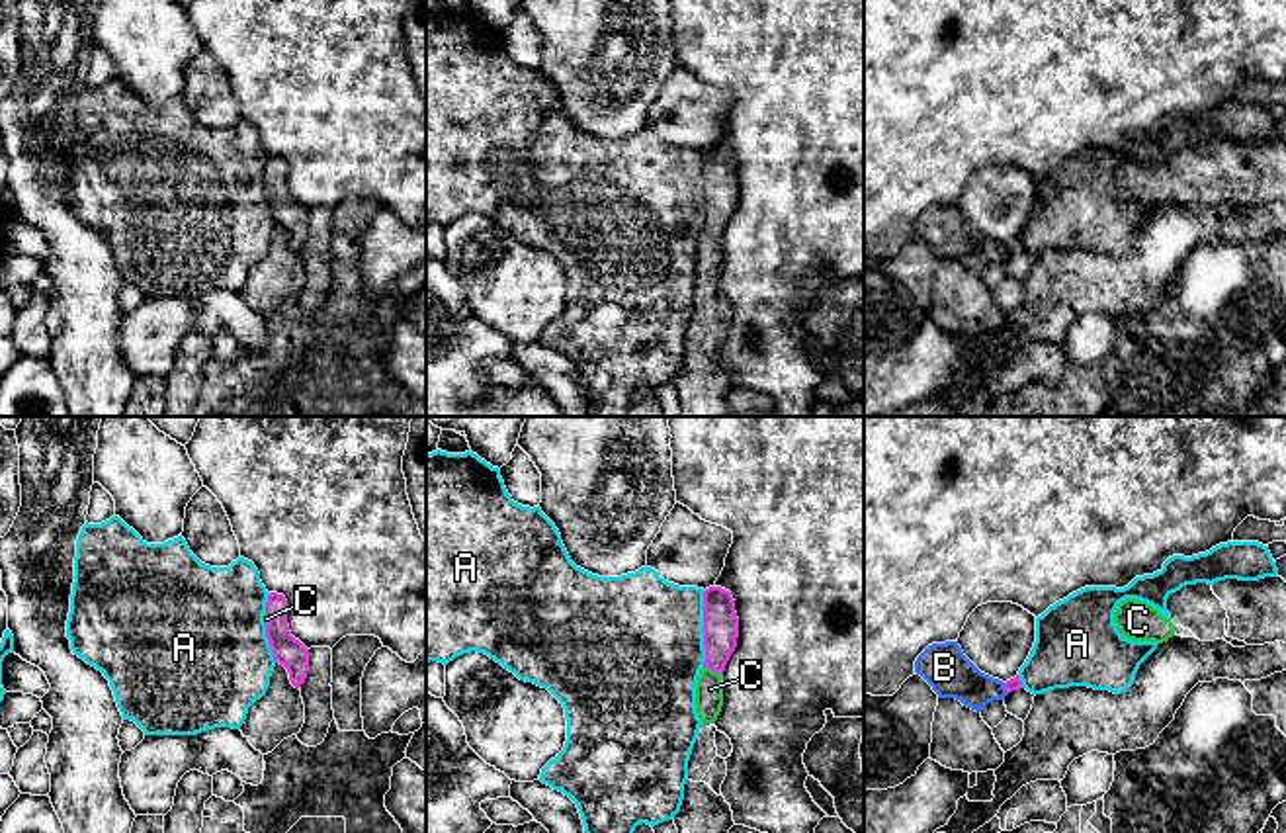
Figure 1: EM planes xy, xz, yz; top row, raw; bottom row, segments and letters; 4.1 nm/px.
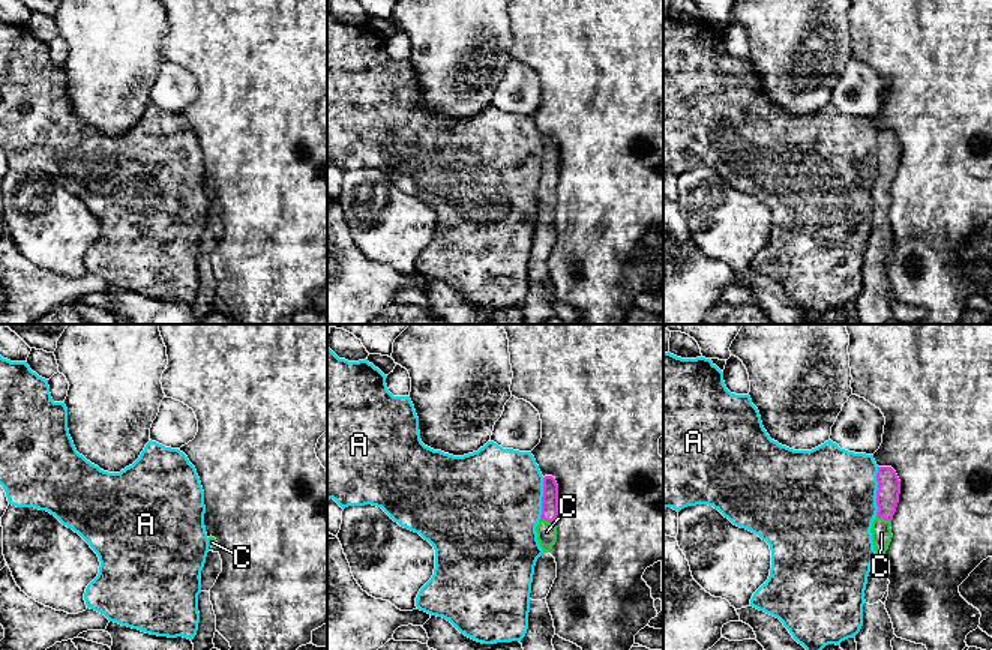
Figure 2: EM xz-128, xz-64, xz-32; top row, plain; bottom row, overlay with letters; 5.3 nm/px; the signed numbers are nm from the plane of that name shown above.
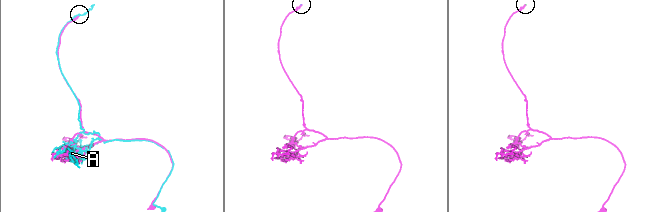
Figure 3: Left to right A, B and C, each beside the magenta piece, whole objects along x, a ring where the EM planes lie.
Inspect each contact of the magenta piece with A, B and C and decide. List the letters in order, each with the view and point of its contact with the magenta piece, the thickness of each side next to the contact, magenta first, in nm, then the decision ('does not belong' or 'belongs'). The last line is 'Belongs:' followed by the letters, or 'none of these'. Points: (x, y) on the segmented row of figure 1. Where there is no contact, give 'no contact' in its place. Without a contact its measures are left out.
A: meets magenta in xz at (704, 628); 140 nm thick on the magenta side, 480 nm on the other; does not belong
B: meets magenta in yz at (1005, 687); 50 nm thick on the magenta side, 190 nm on the other; does not belong
C: meets magenta in xz at (714, 669); 140 nm thick on the magenta side, 110 nm on the other; belongs
Belongs: C

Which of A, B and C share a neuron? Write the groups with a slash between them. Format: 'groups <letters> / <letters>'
groups A / B / C

